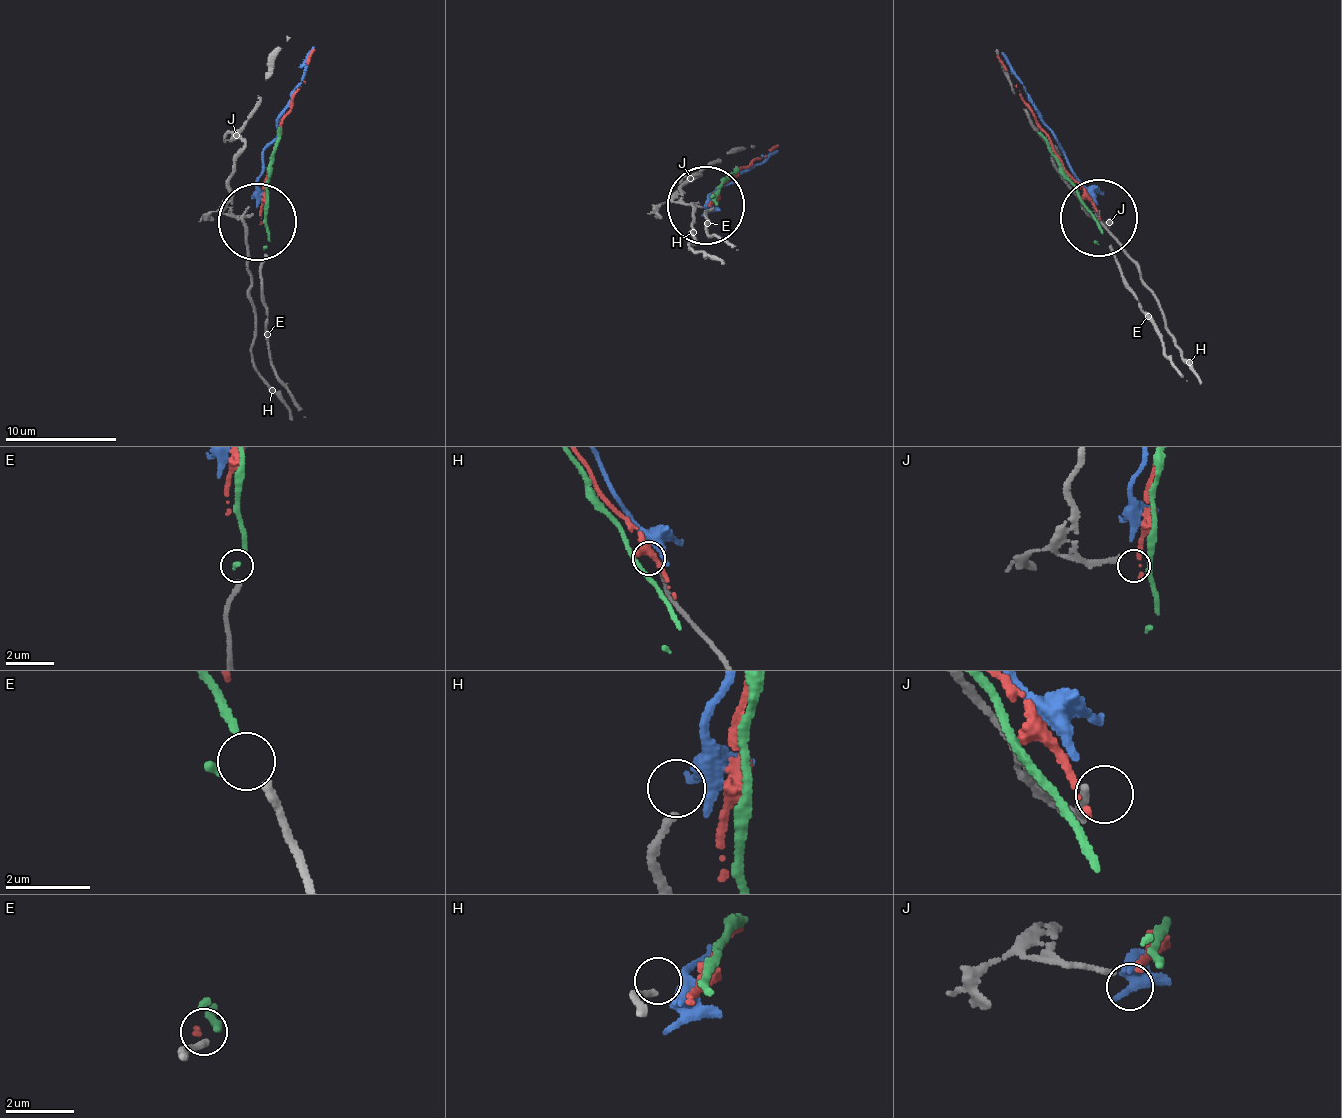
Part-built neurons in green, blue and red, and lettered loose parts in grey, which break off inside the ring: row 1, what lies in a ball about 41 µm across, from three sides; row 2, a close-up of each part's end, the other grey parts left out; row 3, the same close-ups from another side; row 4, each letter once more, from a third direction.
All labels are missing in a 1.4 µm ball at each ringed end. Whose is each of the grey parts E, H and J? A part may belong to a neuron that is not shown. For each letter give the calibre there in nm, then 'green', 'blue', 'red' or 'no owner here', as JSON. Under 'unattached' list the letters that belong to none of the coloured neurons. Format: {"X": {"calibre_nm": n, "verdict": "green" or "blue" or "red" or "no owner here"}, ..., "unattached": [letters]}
{"E": {"calibre_nm": 190, "verdict": "green"}, "H": {"calibre_nm": 140, "verdict": "no owner here"}, "J": {"calibre_nm": 150, "verdict": "no owner here"}, "unattached": ["H", "J"]}

